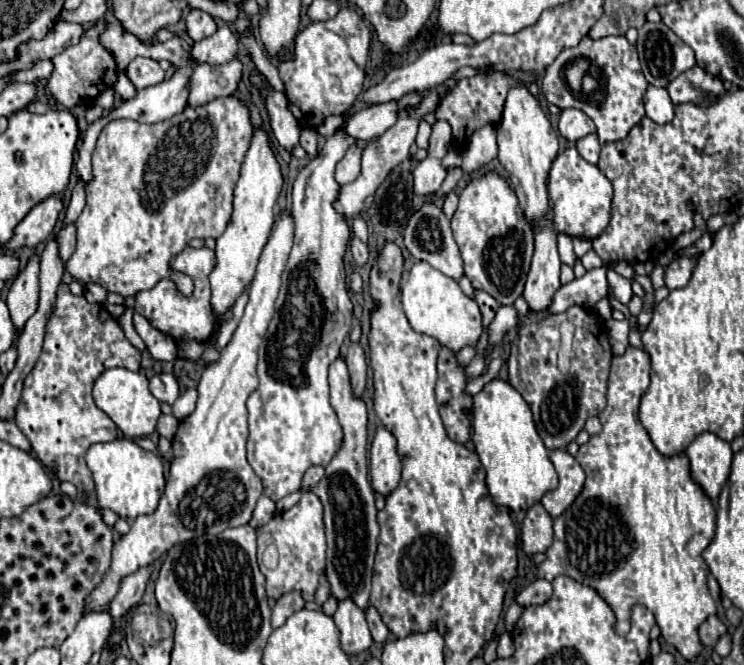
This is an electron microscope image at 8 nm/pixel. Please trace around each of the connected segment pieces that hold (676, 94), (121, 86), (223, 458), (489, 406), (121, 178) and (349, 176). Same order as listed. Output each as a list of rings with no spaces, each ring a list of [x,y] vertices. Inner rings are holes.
[[[692,67],[692,69],[680,73],[666,89],[668,89],[674,105],[696,103],[698,107],[714,105],[726,93],[724,83],[716,75],[712,75],[700,67]]]
[[[124,73],[118,75],[118,81],[116,81],[116,85],[114,85],[114,91],[116,91],[122,99],[132,99],[132,97],[136,97],[136,93],[138,93],[138,89],[132,85],[132,81],[128,81],[128,77],[126,77]]]
[[[282,211],[278,221],[276,221],[276,225],[274,225],[274,229],[272,229],[272,235],[270,235],[264,251],[260,255],[260,263],[258,263],[254,281],[250,285],[248,305],[244,309],[242,321],[238,323],[230,343],[224,349],[220,349],[218,361],[210,363],[204,369],[202,379],[198,383],[196,409],[194,409],[192,415],[188,415],[186,419],[180,421],[178,433],[172,439],[172,455],[174,457],[170,461],[170,475],[168,475],[168,481],[166,481],[166,491],[164,491],[156,511],[150,513],[150,515],[136,517],[136,521],[130,527],[130,531],[126,535],[122,535],[120,541],[114,545],[114,549],[112,549],[112,563],[108,567],[108,573],[104,573],[100,585],[96,585],[96,589],[92,589],[92,593],[88,593],[88,601],[84,601],[84,613],[108,611],[108,605],[110,605],[112,597],[116,595],[116,589],[120,587],[120,581],[124,577],[136,573],[136,569],[142,569],[142,567],[154,563],[172,545],[190,541],[190,539],[200,537],[204,533],[218,535],[218,533],[222,533],[228,527],[246,525],[250,521],[254,505],[256,505],[258,497],[262,495],[262,481],[258,479],[258,475],[252,471],[250,463],[246,461],[246,439],[248,439],[246,399],[258,387],[258,375],[256,375],[258,347],[260,347],[260,341],[262,341],[262,337],[264,337],[264,333],[268,329],[272,313],[274,313],[274,303],[276,303],[278,289],[280,289],[280,275],[284,273],[284,265],[286,265],[288,253],[292,249],[292,237],[294,237],[292,215],[288,211]]]
[[[494,379],[472,397],[472,441],[486,469],[486,485],[496,505],[504,505],[510,511],[528,509],[546,491],[556,489],[558,477],[536,431],[532,411],[508,381]]]
[[[220,97],[202,107],[188,107],[172,119],[154,125],[132,119],[116,119],[104,125],[92,153],[92,179],[86,183],[86,207],[76,221],[78,245],[66,261],[66,271],[76,281],[98,283],[106,291],[122,297],[152,289],[164,277],[172,277],[182,295],[192,295],[192,279],[182,273],[172,273],[170,263],[190,239],[216,239],[224,233],[232,215],[232,189],[240,177],[240,165],[250,147],[252,133],[248,107],[236,97]]]
[[[352,145],[346,151],[346,155],[338,161],[338,165],[336,165],[336,181],[340,185],[352,183],[360,175],[360,157],[362,157],[362,149],[358,145]]]

